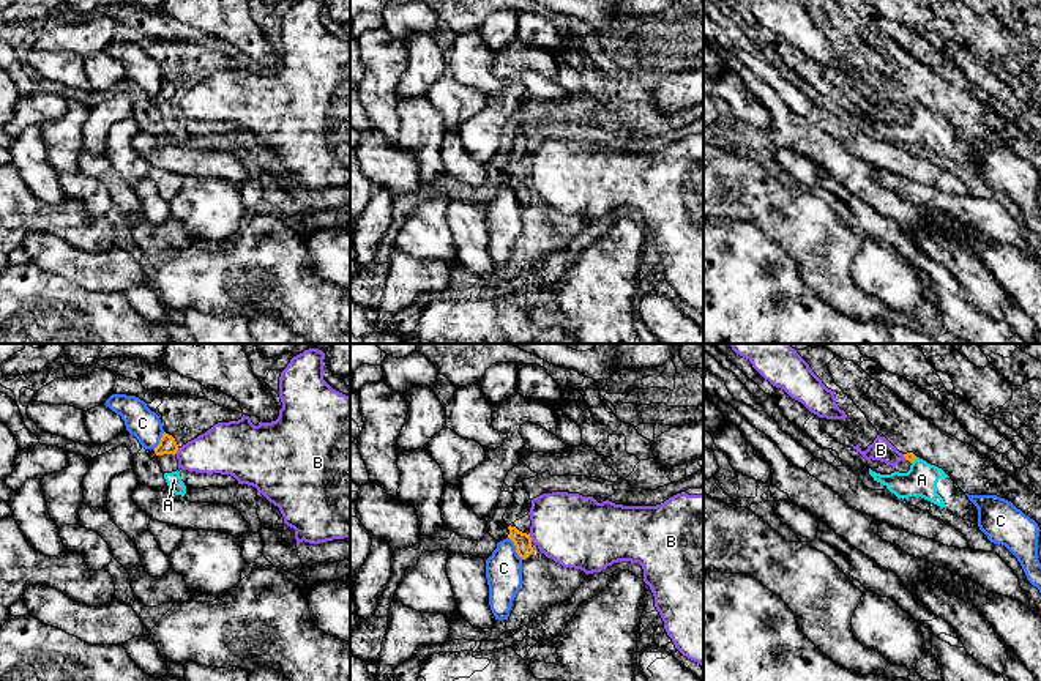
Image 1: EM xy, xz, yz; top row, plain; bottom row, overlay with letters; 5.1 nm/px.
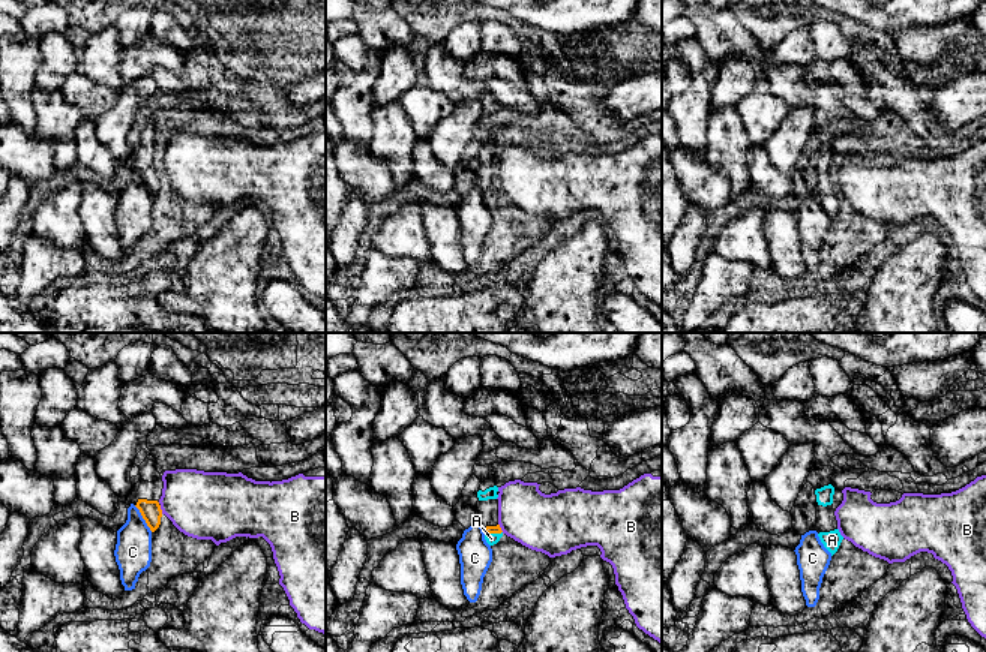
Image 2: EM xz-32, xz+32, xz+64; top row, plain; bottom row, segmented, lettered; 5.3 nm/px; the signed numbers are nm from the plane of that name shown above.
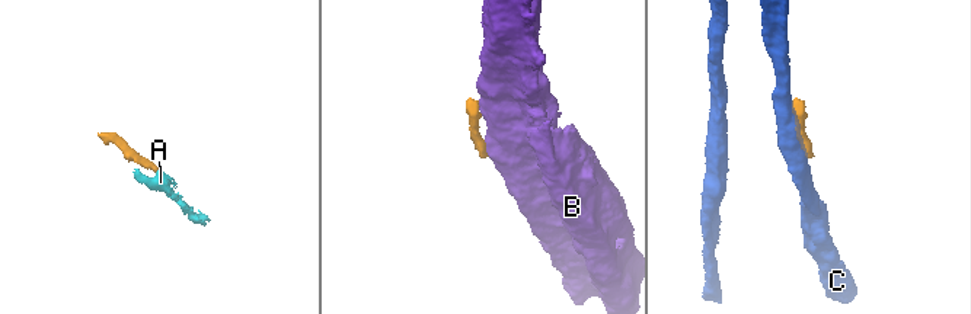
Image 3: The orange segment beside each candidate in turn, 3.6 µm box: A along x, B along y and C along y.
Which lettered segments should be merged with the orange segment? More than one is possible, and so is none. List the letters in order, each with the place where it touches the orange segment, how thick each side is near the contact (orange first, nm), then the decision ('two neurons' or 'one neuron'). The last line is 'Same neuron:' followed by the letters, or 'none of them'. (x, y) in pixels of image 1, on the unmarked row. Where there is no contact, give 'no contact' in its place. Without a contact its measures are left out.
A: contact yz (914, 106); calibres 50 and 160 nm; one neuron
B: contact xz (530, 185); calibres 90 and 360 nm; two neurons
C: contact xz (516, 194); calibres 90 and 190 nm; two neurons
Same neuron: A

